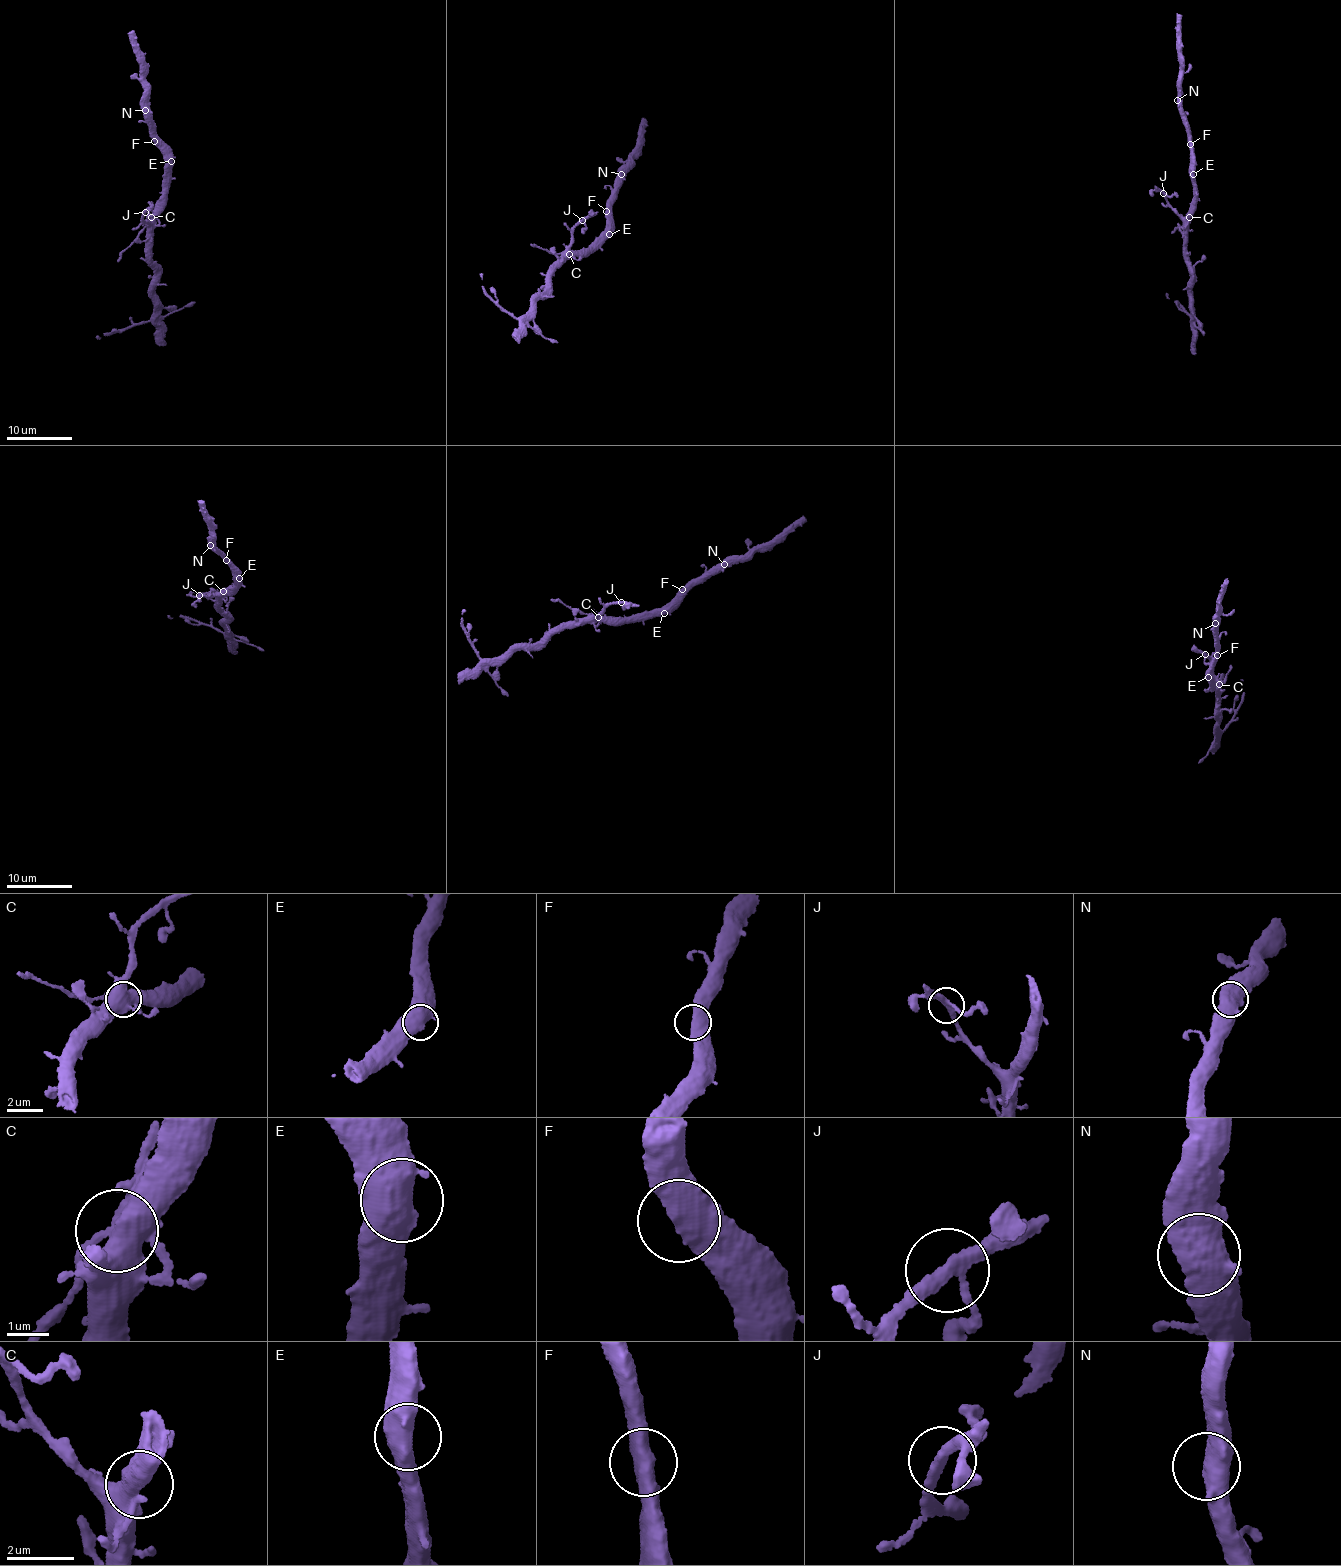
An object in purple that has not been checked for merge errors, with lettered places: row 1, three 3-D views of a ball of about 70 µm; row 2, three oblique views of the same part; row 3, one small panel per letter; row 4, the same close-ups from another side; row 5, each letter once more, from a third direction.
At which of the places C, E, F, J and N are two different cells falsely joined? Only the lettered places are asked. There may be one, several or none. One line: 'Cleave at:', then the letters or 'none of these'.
Cleave at: C

